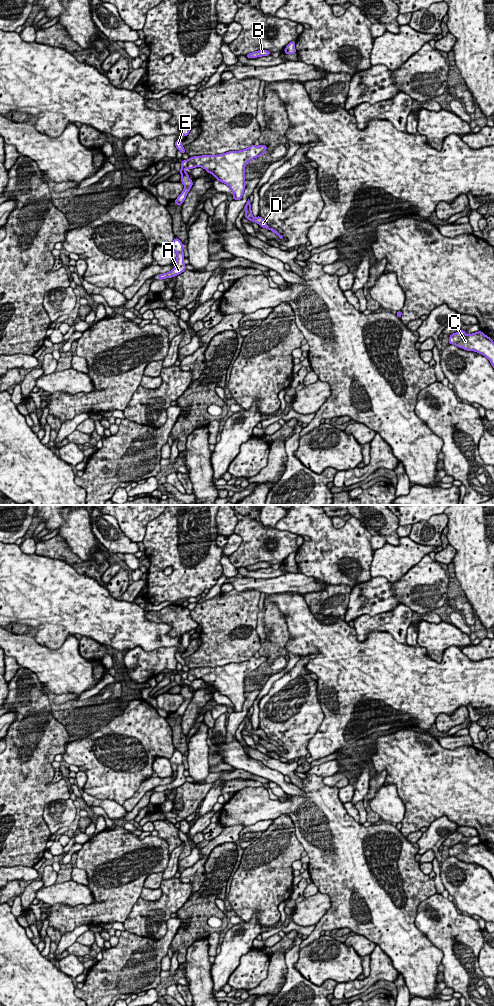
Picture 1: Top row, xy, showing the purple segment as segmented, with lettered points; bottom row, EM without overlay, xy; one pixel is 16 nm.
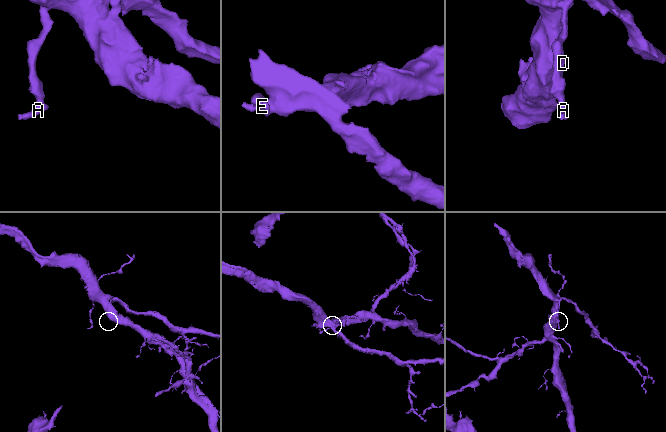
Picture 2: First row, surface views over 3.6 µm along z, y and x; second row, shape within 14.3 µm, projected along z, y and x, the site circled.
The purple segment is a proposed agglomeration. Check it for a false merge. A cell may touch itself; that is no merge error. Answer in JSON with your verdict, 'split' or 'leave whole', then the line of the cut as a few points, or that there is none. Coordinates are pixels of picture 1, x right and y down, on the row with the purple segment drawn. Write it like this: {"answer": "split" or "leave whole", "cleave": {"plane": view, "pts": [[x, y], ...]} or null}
{"answer": "split", "cleave": {"plane": "xy", "pts": [[187, 160], [188, 167]]}}

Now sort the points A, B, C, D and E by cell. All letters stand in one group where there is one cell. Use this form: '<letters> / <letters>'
A B E / C D

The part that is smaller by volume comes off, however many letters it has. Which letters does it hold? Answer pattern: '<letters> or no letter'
A, B, E

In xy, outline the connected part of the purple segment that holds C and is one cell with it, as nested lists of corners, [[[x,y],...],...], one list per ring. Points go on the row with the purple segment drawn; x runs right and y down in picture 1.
[[[460,330],[450,335],[448,340],[449,344],[467,351],[475,351],[487,357],[494,368],[494,342],[482,331],[466,335],[465,330]]]

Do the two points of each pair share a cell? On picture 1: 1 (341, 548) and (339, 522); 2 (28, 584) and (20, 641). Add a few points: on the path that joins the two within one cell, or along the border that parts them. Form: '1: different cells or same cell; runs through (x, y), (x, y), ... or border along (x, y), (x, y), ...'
1: different cells; border along (331, 518), (332, 524), (337, 528), (346, 521)
2: different cells; border along (31, 628), (35, 630), (35, 640), (46, 647)

